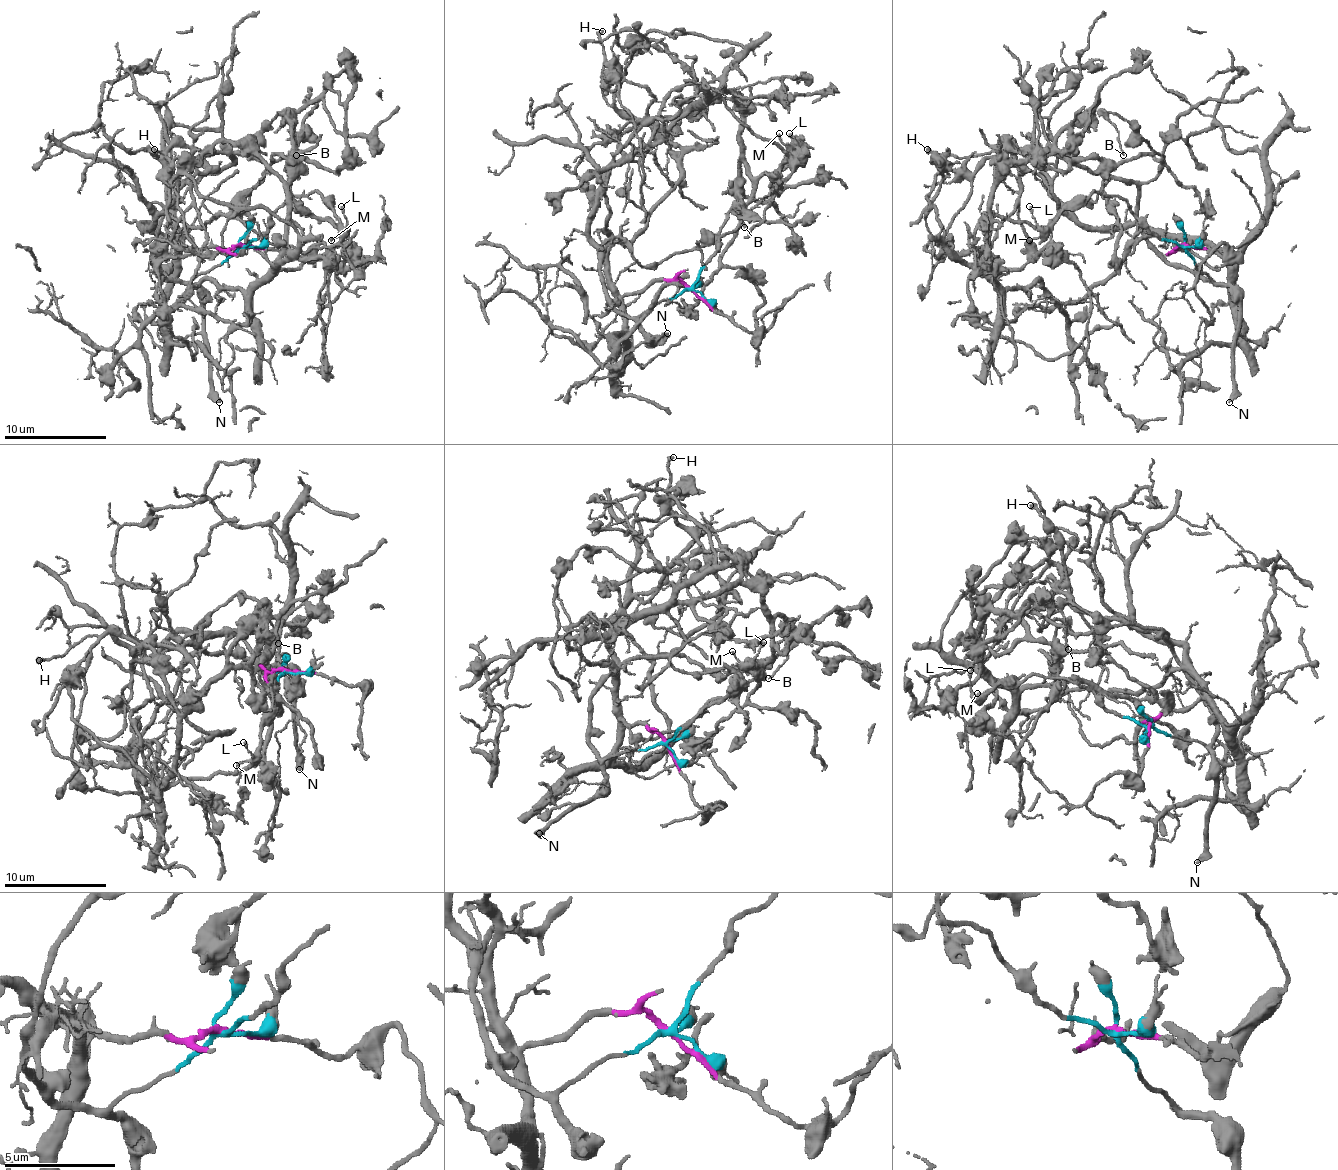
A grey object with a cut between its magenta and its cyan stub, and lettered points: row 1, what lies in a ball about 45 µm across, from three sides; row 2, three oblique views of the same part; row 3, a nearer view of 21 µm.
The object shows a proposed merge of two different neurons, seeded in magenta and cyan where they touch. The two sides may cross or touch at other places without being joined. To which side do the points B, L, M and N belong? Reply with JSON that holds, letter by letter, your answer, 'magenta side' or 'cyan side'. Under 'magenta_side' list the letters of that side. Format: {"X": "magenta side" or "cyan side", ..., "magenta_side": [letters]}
{"B": "cyan side", "L": "cyan side", "M": "cyan side", "N": "cyan side", "magenta_side": []}

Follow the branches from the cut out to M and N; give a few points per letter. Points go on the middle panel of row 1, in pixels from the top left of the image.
M: (691, 290), (703, 264), (716, 251), (716, 241), (773, 187), (773, 177), (786, 159), (778, 133)
N: (691, 290), (652, 305), (639, 318), (639, 326), (649, 336), (649, 341), (667, 333)

